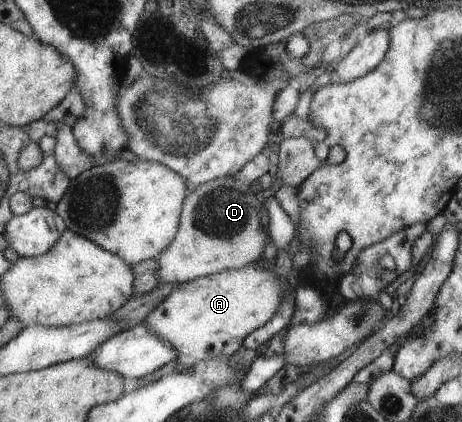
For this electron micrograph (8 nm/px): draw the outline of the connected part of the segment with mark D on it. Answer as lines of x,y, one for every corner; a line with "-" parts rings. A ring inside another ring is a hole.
221,176
196,185
191,193
183,197
175,237
155,259
158,283
177,285
224,269
242,268
254,262
261,262
261,252
268,242
268,237
260,216
261,200
249,191
248,184
231,176

